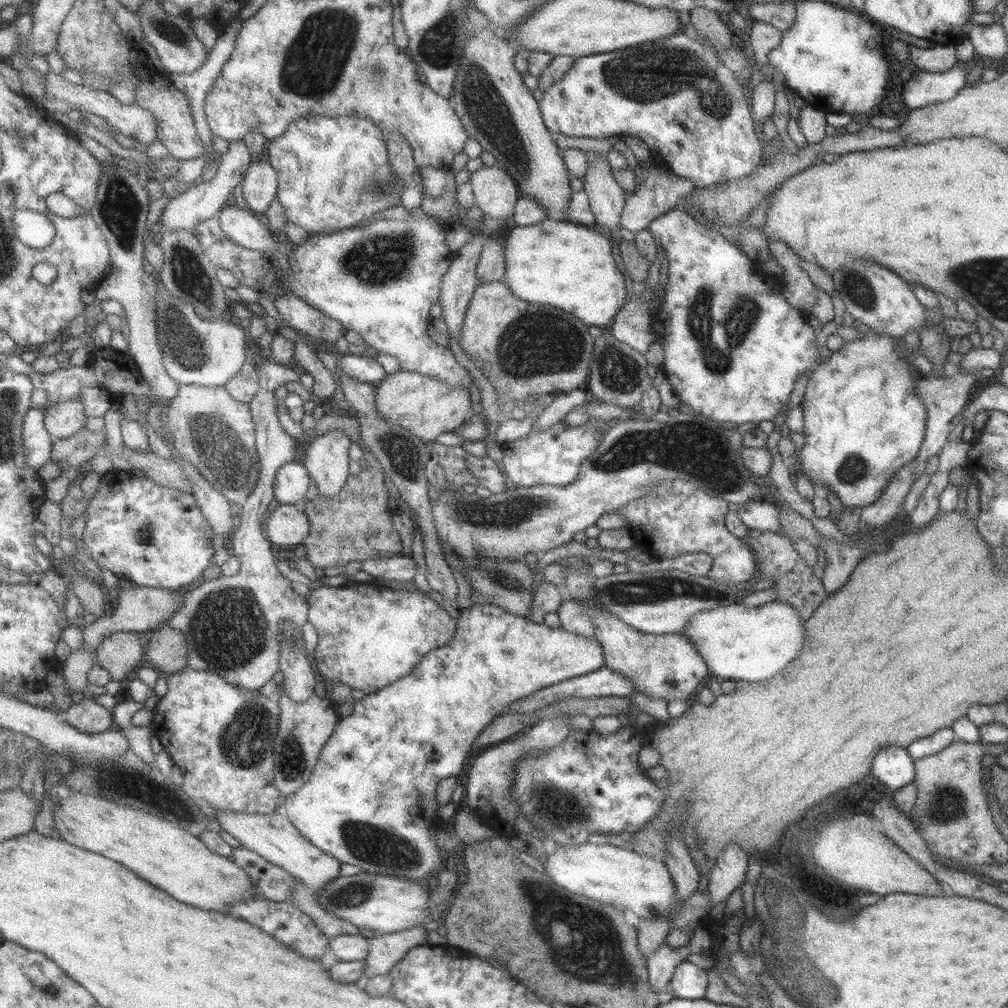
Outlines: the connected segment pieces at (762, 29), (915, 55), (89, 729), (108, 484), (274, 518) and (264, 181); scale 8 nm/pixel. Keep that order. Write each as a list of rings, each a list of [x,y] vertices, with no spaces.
[[[756,21],[750,26],[749,46],[753,51],[752,60],[758,66],[769,66],[768,52],[781,42],[782,32],[767,24]]]
[[[906,43],[909,61],[919,69],[931,72],[950,69],[957,62],[955,56],[956,45],[943,46],[936,43],[932,48],[919,48]]]
[[[88,696],[66,710],[65,720],[80,732],[93,735],[106,732],[115,722],[112,709],[88,699]]]
[[[113,469],[101,478],[85,515],[82,540],[87,550],[100,567],[110,570],[123,583],[178,590],[181,586],[196,585],[205,570],[211,566],[215,554],[211,541],[217,534],[193,493],[167,488],[147,476],[139,477],[138,471]]]
[[[279,503],[266,522],[268,539],[276,548],[285,550],[285,555],[296,544],[304,544],[310,535],[311,525],[307,513],[299,504]]]
[[[267,156],[255,158],[242,182],[242,198],[247,208],[260,215],[267,212],[271,202],[278,198],[279,183],[277,169]]]

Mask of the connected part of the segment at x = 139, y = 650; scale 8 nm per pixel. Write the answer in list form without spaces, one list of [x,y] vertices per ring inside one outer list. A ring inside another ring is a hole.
[[[119,631],[109,635],[95,650],[96,660],[115,680],[127,678],[143,660],[143,644],[137,632]]]

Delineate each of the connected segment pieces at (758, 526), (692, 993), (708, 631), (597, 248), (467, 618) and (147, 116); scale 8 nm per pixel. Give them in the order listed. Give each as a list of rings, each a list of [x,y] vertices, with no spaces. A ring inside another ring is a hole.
[[[748,500],[739,505],[736,512],[740,521],[748,528],[762,532],[771,532],[781,535],[781,525],[779,520],[779,510],[768,500],[754,501]]]
[[[681,961],[675,966],[669,984],[671,992],[677,998],[703,999],[708,985],[708,974],[691,962]]]
[[[770,600],[757,607],[741,605],[737,602],[718,606],[706,611],[692,614],[680,630],[680,634],[695,647],[701,656],[710,675],[718,680],[759,682],[777,674],[801,648],[803,636],[803,620],[794,608],[786,602]]]
[[[549,218],[531,226],[516,226],[506,238],[505,257],[507,274],[503,282],[508,282],[515,297],[531,304],[551,304],[571,312],[585,324],[603,328],[617,315],[625,302],[624,272],[617,270],[610,252],[610,239],[592,227],[569,220]]]
[[[475,603],[470,609],[461,612],[456,623],[456,635],[450,642],[429,652],[411,674],[404,676],[403,679],[390,684],[388,687],[383,687],[379,692],[364,695],[362,699],[354,702],[351,716],[341,718],[337,723],[336,732],[331,736],[329,743],[321,754],[319,764],[317,764],[317,768],[311,776],[311,781],[304,784],[295,794],[285,798],[283,811],[292,820],[292,823],[300,829],[305,838],[321,848],[325,854],[330,854],[343,863],[353,864],[361,871],[400,877],[401,879],[419,883],[431,880],[435,876],[435,872],[439,871],[441,864],[445,864],[443,855],[441,855],[443,848],[435,842],[433,832],[439,832],[439,830],[451,831],[447,821],[442,821],[439,818],[439,810],[444,806],[437,798],[441,780],[457,776],[457,774],[463,772],[465,760],[467,760],[469,752],[474,751],[473,745],[477,743],[477,738],[481,737],[486,728],[518,700],[527,698],[535,691],[540,691],[546,686],[559,684],[565,679],[583,676],[585,673],[603,666],[602,648],[595,638],[589,640],[580,634],[569,632],[563,628],[549,628],[544,623],[537,624],[529,618],[517,616],[499,605]]]
[[[50,71],[44,76],[42,85],[44,86],[45,96],[55,98],[61,102],[68,102],[73,108],[79,108],[87,115],[97,113],[97,116],[113,123],[123,135],[130,136],[139,143],[150,145],[158,140],[157,123],[154,114],[151,114],[146,108],[141,108],[136,103],[131,105],[122,104],[107,90],[96,90],[95,87],[89,87],[87,84],[74,84],[69,82],[69,80],[65,80],[59,73],[55,74]]]

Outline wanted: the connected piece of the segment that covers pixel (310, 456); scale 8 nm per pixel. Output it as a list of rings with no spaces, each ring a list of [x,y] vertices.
[[[333,429],[327,434],[313,437],[306,445],[305,465],[317,484],[317,497],[335,496],[345,486],[351,476],[351,444],[353,439],[347,431]]]

